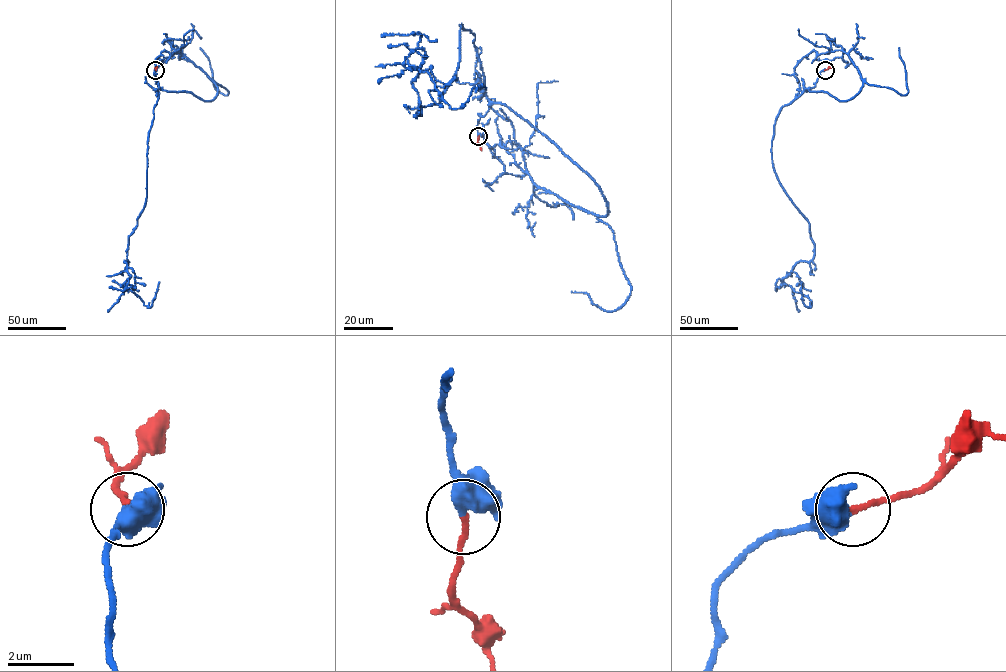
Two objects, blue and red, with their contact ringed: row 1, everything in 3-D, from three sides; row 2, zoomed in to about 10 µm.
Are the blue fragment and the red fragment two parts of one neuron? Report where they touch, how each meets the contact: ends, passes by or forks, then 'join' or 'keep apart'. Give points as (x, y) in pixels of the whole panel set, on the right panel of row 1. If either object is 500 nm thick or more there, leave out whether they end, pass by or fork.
(825, 70) | blue forks | red ends | join

